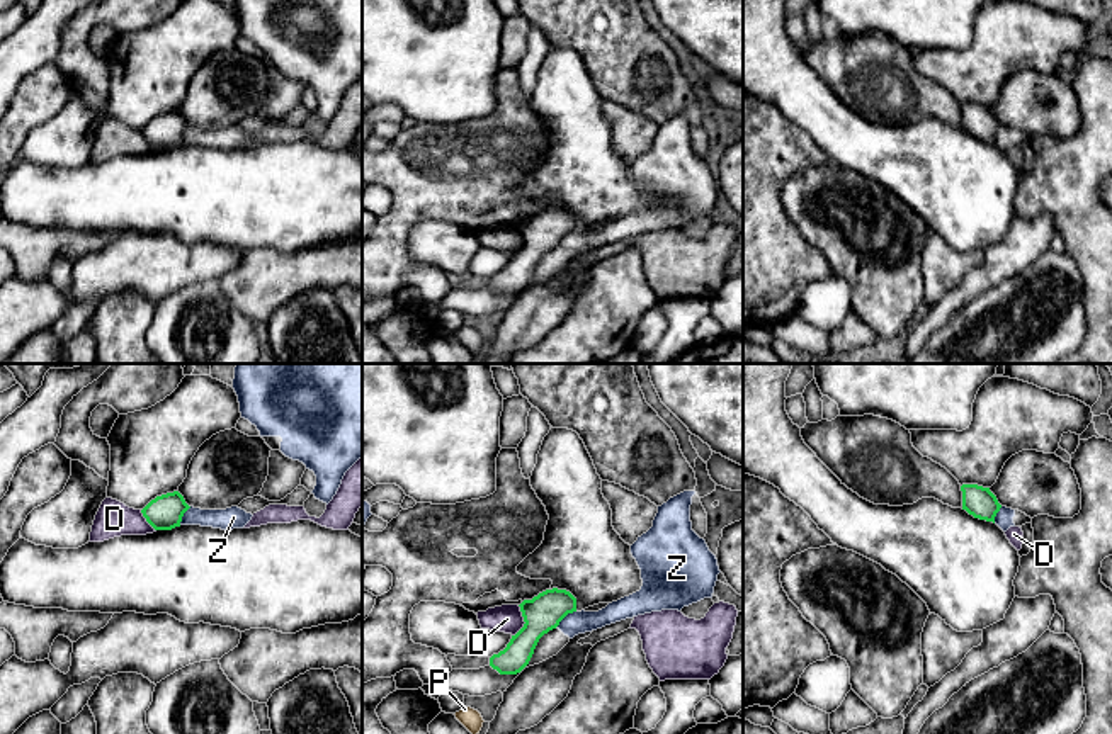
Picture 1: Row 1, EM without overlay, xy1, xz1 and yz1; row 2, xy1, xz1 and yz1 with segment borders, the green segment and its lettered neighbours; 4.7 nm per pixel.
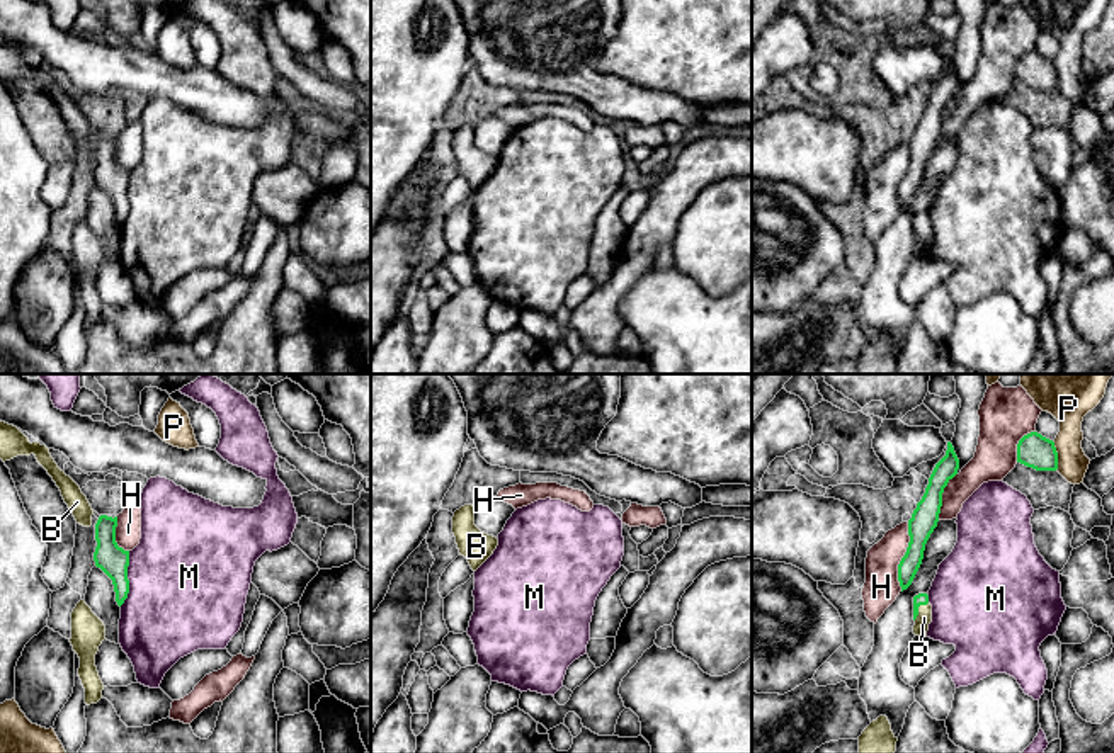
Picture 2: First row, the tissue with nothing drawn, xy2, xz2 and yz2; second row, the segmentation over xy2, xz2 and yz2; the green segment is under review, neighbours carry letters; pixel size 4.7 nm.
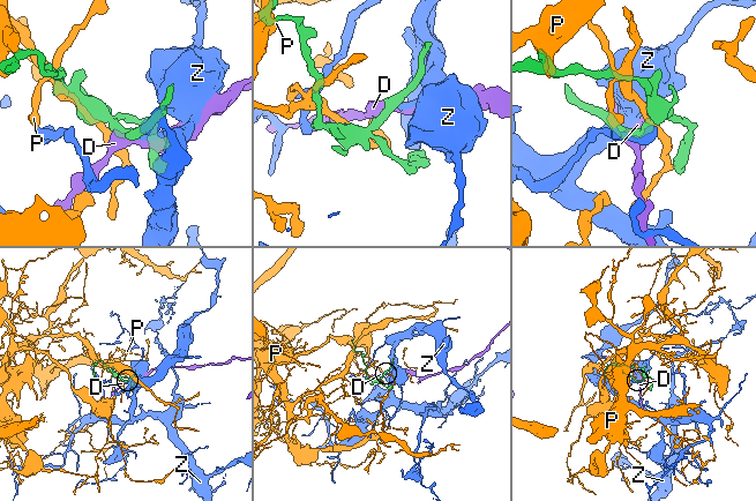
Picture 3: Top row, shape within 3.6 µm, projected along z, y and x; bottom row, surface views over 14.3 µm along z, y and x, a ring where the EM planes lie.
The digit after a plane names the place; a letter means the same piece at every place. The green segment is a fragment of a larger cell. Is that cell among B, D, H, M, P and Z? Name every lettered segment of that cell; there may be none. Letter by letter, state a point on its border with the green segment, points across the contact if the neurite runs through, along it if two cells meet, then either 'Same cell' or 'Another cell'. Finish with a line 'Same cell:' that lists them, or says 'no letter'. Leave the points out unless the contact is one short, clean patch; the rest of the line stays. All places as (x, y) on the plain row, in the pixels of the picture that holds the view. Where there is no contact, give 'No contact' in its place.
B: Touches green at yz2 (917, 228). Same cell
D: Touches green at xz1 (524, 240). Boundary: xz1 (519, 225), (524, 243), (512, 255). Another cell
H: Touches green at yz2 (903, 175). Another cell
M: Touches green at xy2 (126, 198). Boundary: xy2 (130, 170), (128, 216), (119, 225). Another cell
P: Touches green at yz2 (1057, 75). Another cell
Z: Touches green at xz1 (565, 235). Boundary: xz1 (575, 230), (556, 245). Another cell
Same cell: B

